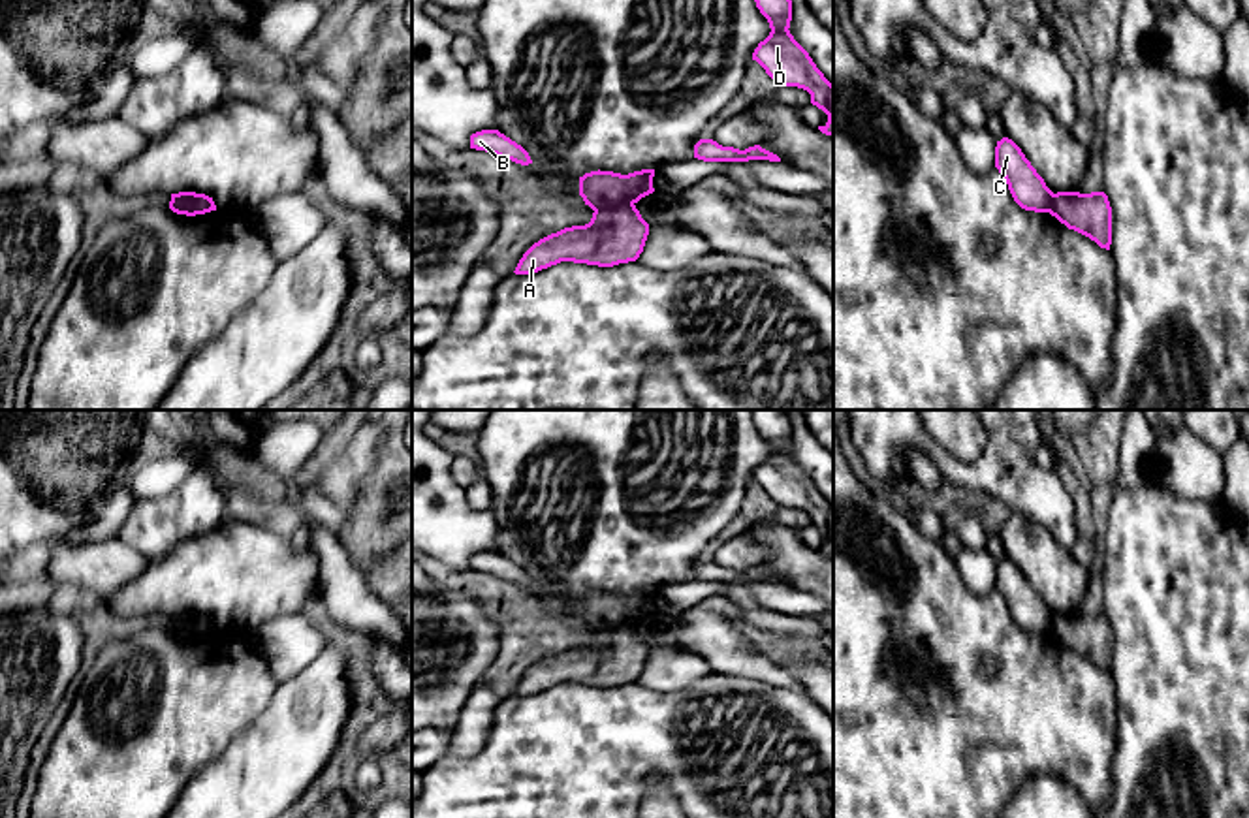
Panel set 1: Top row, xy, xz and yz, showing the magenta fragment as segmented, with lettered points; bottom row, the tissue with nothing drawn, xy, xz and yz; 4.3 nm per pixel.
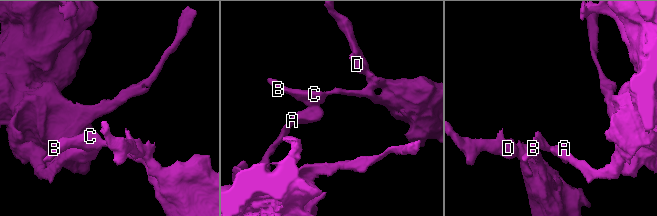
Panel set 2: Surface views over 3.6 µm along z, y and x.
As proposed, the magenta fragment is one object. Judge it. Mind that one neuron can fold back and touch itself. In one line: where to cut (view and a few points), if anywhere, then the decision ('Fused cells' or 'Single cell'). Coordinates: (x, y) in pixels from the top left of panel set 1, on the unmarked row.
Split along xz (632, 623), (595, 632). Fused cells

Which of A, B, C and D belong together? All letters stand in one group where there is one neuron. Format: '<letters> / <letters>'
A / B C D

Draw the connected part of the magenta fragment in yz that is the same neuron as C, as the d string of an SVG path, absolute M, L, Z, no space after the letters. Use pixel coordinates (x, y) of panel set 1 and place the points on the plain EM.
M1003 558L997 562L995 589L1004 598L1014 622L1021 630L1050 634L1053 613L1012 560Z

